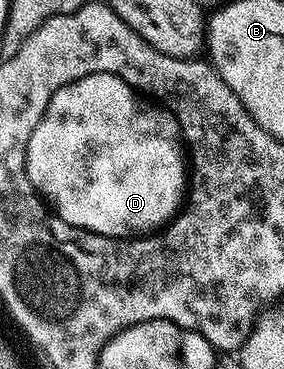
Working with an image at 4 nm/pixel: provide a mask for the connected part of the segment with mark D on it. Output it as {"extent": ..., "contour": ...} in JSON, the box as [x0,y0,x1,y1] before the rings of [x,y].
{"extent":[27,74,189,240],"contour":[[[90,74],[76,82],[65,84],[57,92],[53,92],[53,100],[49,100],[37,128],[33,128],[33,132],[29,136],[27,178],[35,193],[47,203],[55,217],[65,220],[65,224],[73,224],[77,228],[101,236],[130,240],[136,236],[146,236],[158,231],[174,219],[177,211],[185,202],[185,191],[189,186],[189,162],[185,157],[185,143],[179,132],[179,121],[168,110],[163,109],[154,101],[140,96],[130,84],[115,74]]]}

